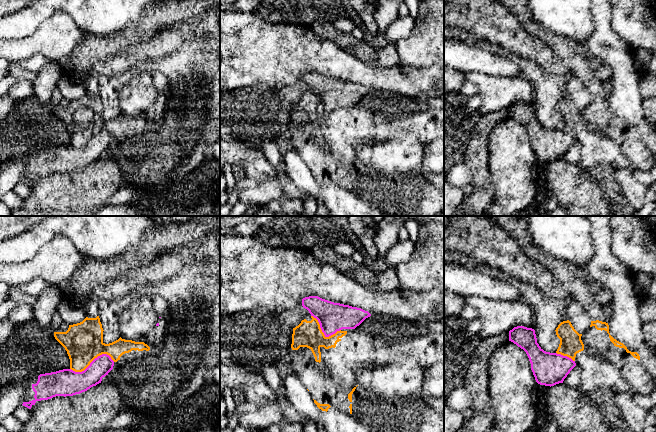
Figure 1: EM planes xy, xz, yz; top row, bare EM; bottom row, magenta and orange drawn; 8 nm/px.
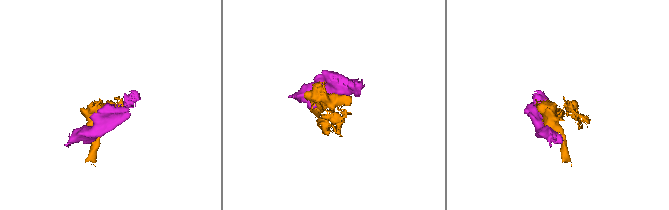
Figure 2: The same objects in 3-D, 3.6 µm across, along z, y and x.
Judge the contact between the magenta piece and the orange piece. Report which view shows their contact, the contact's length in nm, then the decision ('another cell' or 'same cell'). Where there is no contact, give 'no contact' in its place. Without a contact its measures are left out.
xy | 360 nm | another cell

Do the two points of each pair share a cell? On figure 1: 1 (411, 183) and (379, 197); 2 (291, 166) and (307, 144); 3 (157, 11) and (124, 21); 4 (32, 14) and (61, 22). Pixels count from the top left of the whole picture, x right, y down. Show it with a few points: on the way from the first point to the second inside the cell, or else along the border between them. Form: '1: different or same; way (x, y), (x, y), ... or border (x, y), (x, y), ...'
1: same; way (403, 191), (401, 193), (387, 193)
2: different; border (292, 149), (305, 162)
3: different; border (143, 12), (134, 25), (123, 30)
4: different; border (70, 15), (63, 11), (56, 11), (30, 34)

